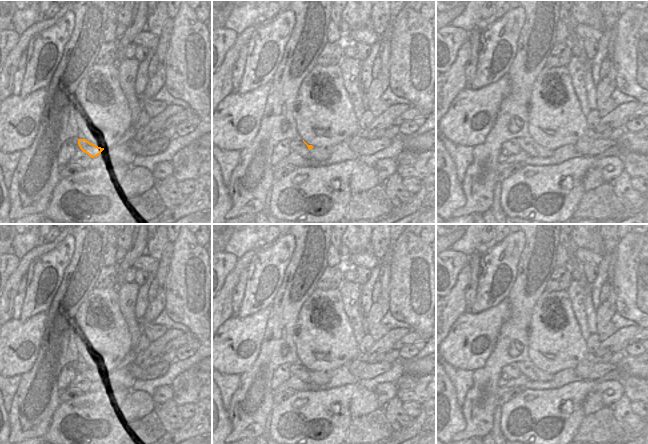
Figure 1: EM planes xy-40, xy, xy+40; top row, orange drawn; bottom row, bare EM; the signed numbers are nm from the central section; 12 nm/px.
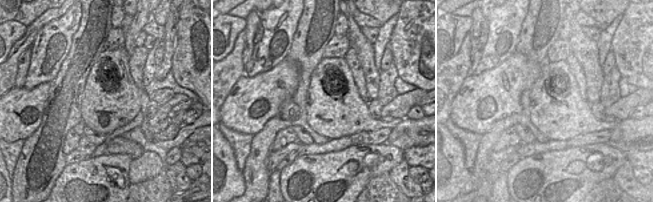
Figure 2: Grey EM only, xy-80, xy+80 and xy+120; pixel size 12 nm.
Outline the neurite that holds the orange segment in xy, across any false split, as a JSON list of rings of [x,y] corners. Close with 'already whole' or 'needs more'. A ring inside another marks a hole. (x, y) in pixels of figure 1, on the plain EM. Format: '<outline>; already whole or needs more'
[[[291,363],[291,372],[293,376],[298,376],[302,379],[310,379],[310,374],[314,372],[312,369],[308,369],[304,364]]]; needs more

